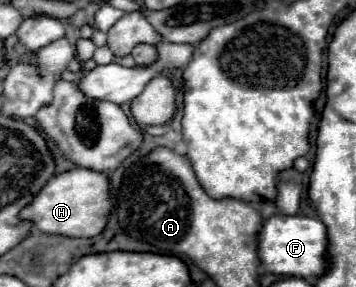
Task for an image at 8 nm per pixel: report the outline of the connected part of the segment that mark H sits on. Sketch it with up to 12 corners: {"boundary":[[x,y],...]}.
{"boundary":[[109,174],[51,178],[23,210],[41,232],[91,238],[105,230]]}

